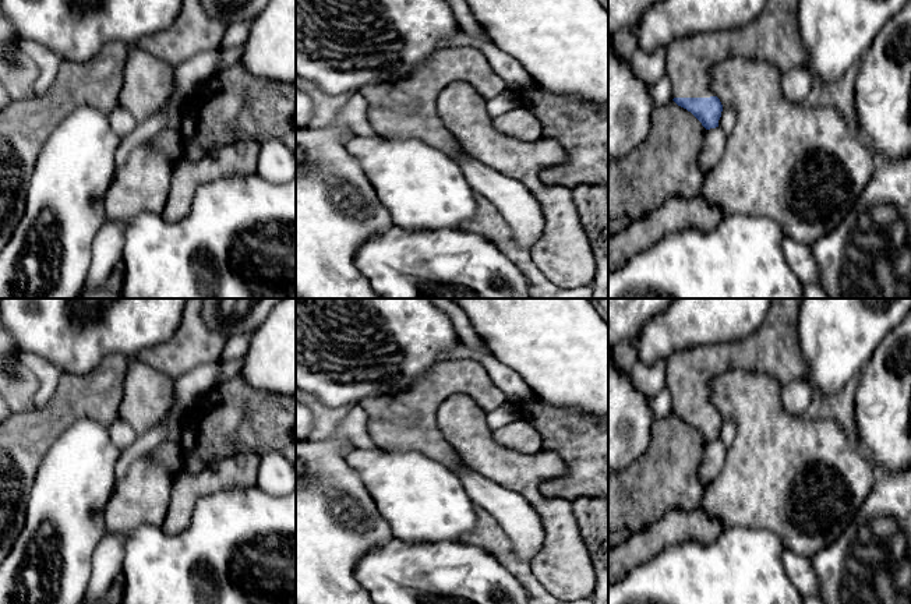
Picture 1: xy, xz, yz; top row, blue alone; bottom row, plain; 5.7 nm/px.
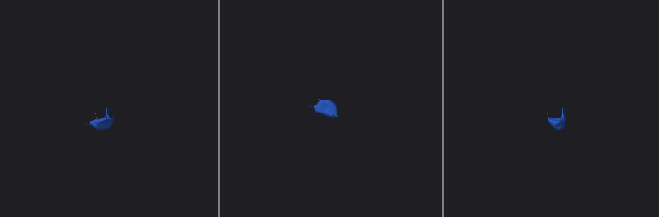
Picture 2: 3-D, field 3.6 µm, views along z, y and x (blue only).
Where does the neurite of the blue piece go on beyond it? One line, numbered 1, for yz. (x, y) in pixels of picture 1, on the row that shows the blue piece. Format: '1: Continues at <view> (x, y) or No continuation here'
1: Continues at yz (801, 166)

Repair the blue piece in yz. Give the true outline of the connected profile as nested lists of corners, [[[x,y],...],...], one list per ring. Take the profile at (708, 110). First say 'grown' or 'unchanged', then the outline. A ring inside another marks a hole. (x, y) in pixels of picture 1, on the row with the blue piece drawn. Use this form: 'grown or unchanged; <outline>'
grown; [[[767,0],[763,13],[753,20],[752,22],[732,28],[727,31],[710,31],[700,32],[688,36],[678,38],[672,40],[667,47],[667,73],[665,75],[670,78],[672,91],[674,91],[674,102],[691,112],[706,128],[705,142],[702,153],[698,159],[699,169],[705,173],[703,184],[700,194],[709,202],[717,205],[725,213],[739,213],[753,218],[769,218],[780,225],[784,234],[791,237],[805,246],[812,246],[820,237],[833,232],[850,213],[851,208],[855,205],[861,192],[865,190],[869,183],[872,173],[876,167],[878,160],[872,155],[868,148],[865,139],[859,135],[859,133],[852,133],[844,119],[844,116],[834,107],[829,106],[818,106],[811,107],[805,103],[794,103],[787,100],[781,95],[781,80],[785,73],[790,70],[804,66],[806,61],[806,50],[802,45],[799,29],[798,29],[798,1],[799,0]],[[731,106],[737,113],[737,126],[731,135],[727,135],[720,127],[718,120],[721,117],[721,112]]]

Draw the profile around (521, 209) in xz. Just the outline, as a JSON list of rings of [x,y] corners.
[[[460,148],[453,159],[473,191],[498,208],[516,244],[532,251],[545,227],[537,198],[519,180],[480,163]]]

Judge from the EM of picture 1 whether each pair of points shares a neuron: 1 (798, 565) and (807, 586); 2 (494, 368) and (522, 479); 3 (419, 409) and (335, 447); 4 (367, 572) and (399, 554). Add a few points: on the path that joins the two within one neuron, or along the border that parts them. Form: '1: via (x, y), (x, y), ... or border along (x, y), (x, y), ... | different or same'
1: via (800, 571), (805, 580) | same
2: border along (479, 363), (508, 401) | different
3: border along (360, 403), (367, 416), (367, 433), (374, 444) | different
4: via (375, 572), (381, 572), (391, 562) | same

